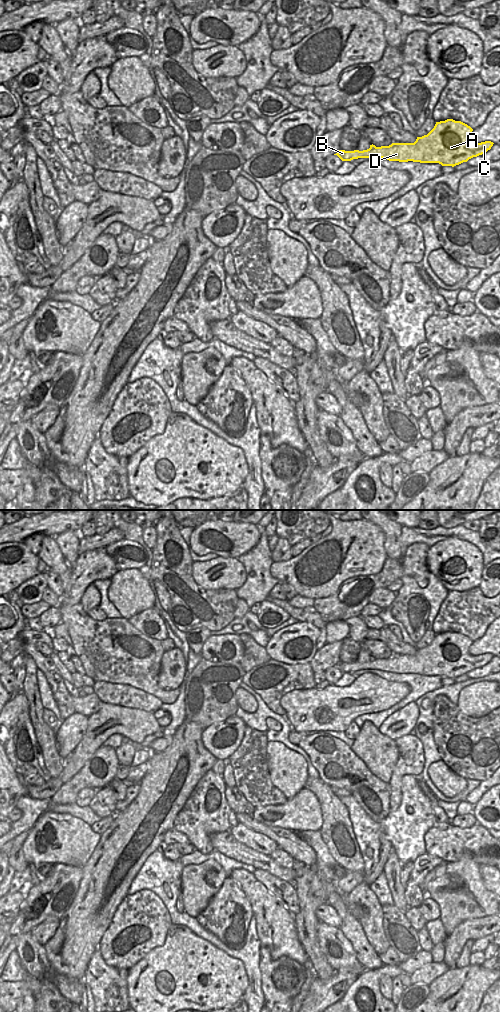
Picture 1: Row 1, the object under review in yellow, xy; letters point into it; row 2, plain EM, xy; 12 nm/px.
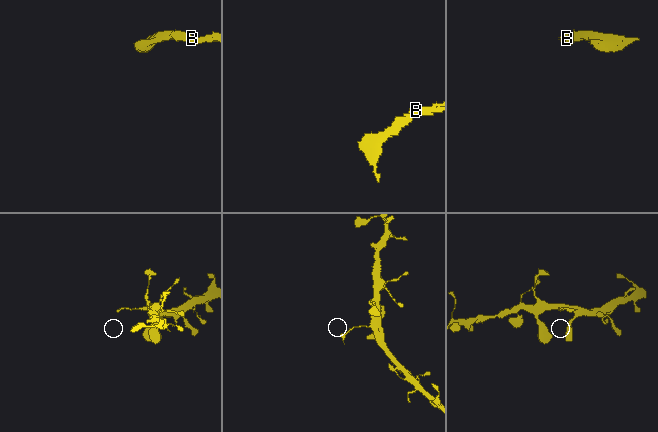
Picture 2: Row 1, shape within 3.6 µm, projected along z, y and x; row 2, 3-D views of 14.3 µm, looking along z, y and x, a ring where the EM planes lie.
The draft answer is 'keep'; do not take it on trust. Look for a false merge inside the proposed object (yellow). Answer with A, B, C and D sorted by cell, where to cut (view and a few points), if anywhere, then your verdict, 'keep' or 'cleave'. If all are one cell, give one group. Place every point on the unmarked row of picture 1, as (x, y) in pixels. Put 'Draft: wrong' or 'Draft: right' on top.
Draft: wrong
A C D / B | xy (369, 660), (369, 665), (362, 669) | cleave

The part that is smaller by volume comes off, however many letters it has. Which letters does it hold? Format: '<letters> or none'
B

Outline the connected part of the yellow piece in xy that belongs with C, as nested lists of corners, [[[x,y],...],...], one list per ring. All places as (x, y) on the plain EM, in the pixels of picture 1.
[[[447,631],[436,634],[434,640],[422,649],[417,649],[414,655],[392,655],[389,658],[376,659],[370,657],[370,666],[363,670],[383,670],[389,673],[399,674],[420,674],[420,675],[439,675],[442,678],[456,678],[467,674],[473,669],[486,665],[493,658],[493,654],[485,653],[481,655],[471,655],[468,648],[473,641],[461,633]]]

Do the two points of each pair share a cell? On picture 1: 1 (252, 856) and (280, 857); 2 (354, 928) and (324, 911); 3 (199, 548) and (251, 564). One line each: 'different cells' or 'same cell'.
1: different cells
2: different cells
3: different cells

